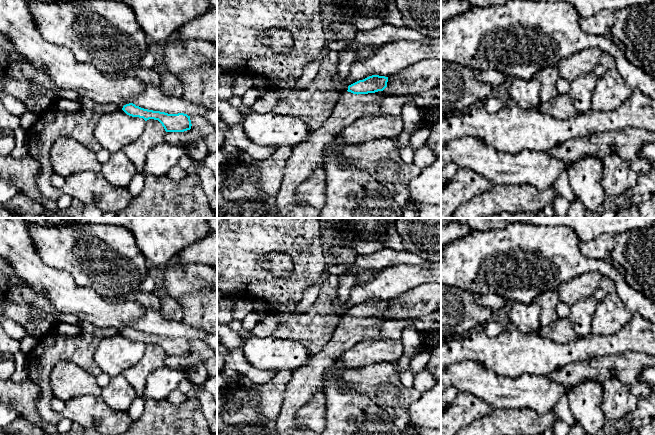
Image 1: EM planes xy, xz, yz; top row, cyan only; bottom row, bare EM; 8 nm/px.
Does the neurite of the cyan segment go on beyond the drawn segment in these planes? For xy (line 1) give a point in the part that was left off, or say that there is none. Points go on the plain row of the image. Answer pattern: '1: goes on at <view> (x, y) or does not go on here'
1: does not go on here

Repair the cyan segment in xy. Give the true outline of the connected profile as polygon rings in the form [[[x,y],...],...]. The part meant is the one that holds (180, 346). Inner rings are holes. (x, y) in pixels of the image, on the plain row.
[[[129,327],[123,330],[122,334],[129,340],[158,344],[166,356],[184,356],[191,353],[190,340],[184,337],[168,338],[160,335],[153,335]]]

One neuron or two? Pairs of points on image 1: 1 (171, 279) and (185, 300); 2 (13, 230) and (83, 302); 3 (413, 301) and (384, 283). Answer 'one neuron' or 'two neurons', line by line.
1: two neurons
2: one neuron
3: two neurons

